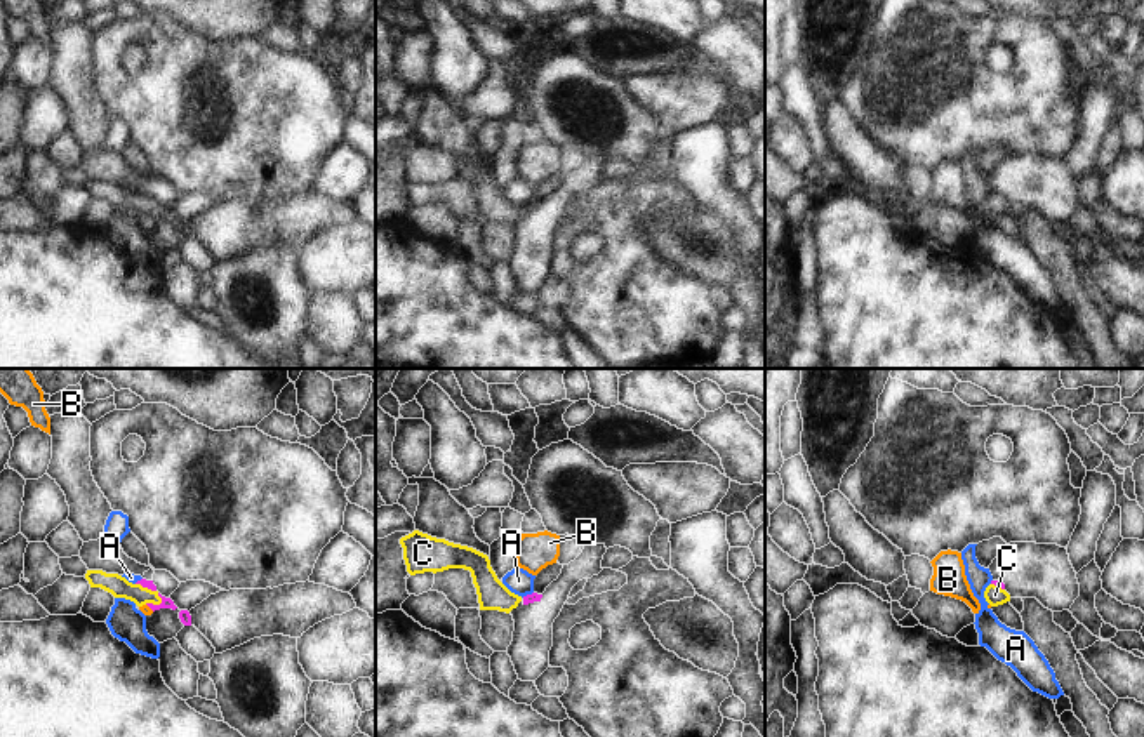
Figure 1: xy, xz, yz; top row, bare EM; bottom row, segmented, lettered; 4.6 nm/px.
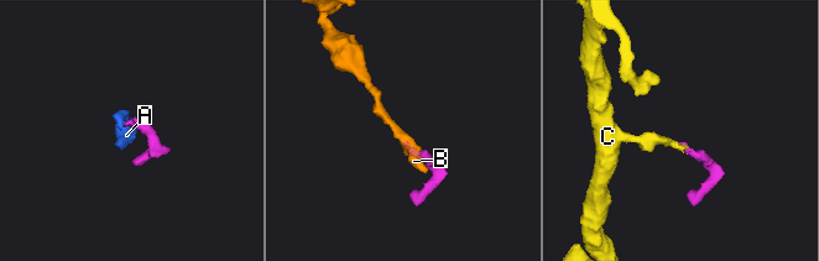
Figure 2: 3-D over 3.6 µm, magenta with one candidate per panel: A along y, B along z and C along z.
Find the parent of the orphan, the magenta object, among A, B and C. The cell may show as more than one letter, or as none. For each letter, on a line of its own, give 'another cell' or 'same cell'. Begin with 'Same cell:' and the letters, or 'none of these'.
Same cell: C
A: another cell
B: another cell
C: same cell

